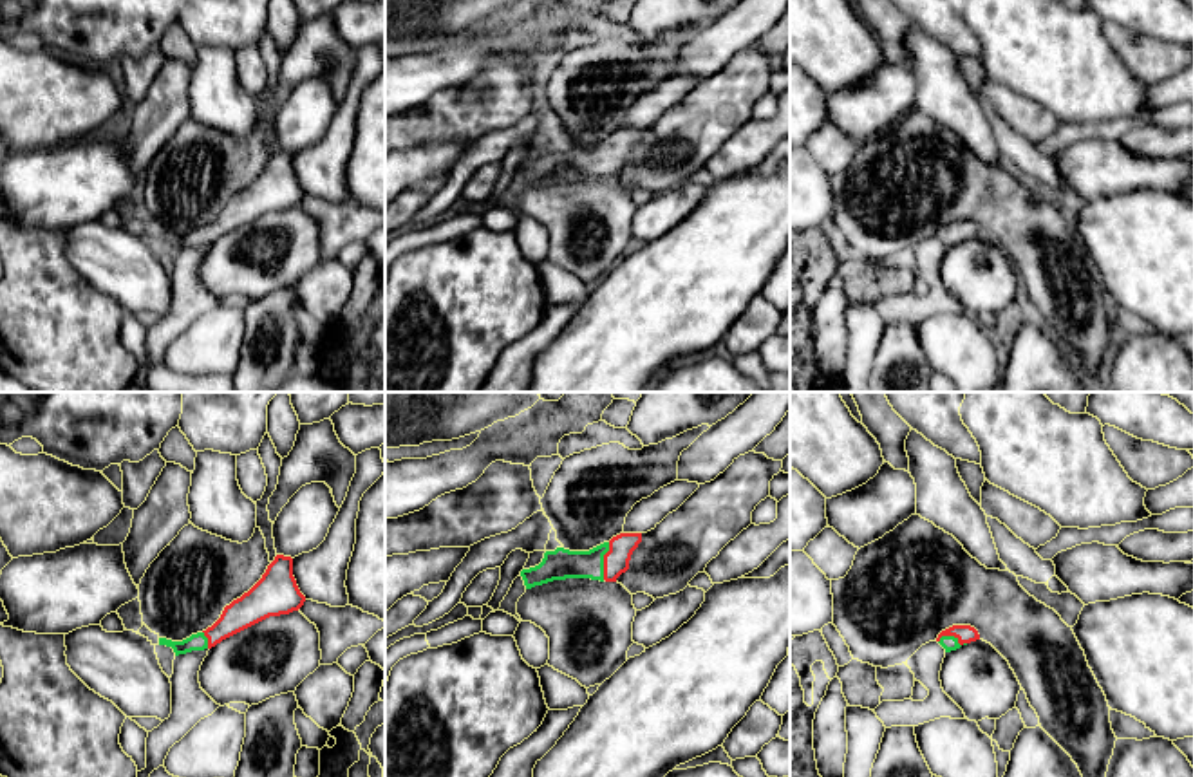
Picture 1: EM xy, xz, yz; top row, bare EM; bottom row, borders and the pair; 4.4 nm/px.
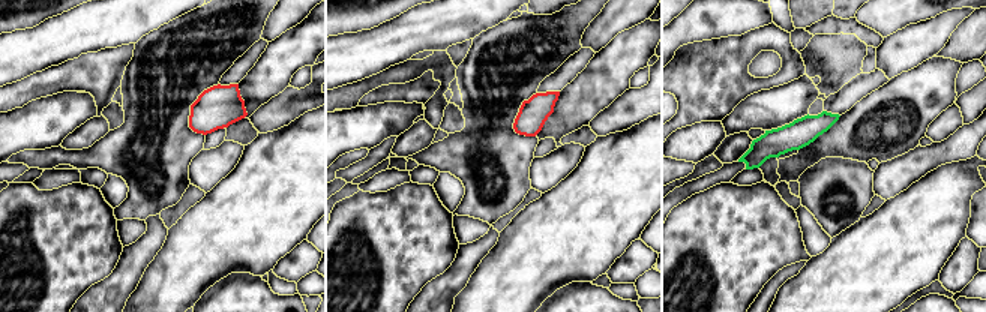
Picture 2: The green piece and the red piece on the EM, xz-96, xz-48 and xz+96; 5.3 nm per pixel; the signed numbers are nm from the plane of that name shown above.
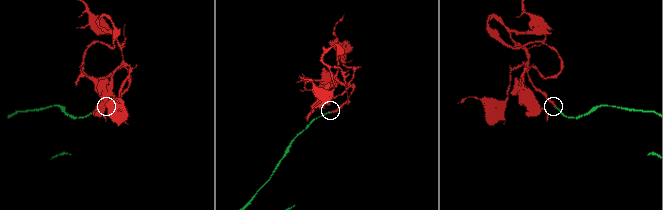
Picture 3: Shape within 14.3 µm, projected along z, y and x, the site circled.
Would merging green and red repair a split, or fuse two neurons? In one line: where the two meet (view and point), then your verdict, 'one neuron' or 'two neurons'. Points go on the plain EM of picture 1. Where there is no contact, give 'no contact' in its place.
xz (602, 156) | one neuron

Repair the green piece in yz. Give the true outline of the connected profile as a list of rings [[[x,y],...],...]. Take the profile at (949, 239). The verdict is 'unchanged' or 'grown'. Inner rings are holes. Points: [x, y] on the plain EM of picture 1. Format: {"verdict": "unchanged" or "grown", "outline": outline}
{"verdict": "grown", "outline": [[[953,220],[942,226],[936,237],[945,244],[945,248],[960,244],[963,239],[980,235],[980,229],[971,220]]]}

